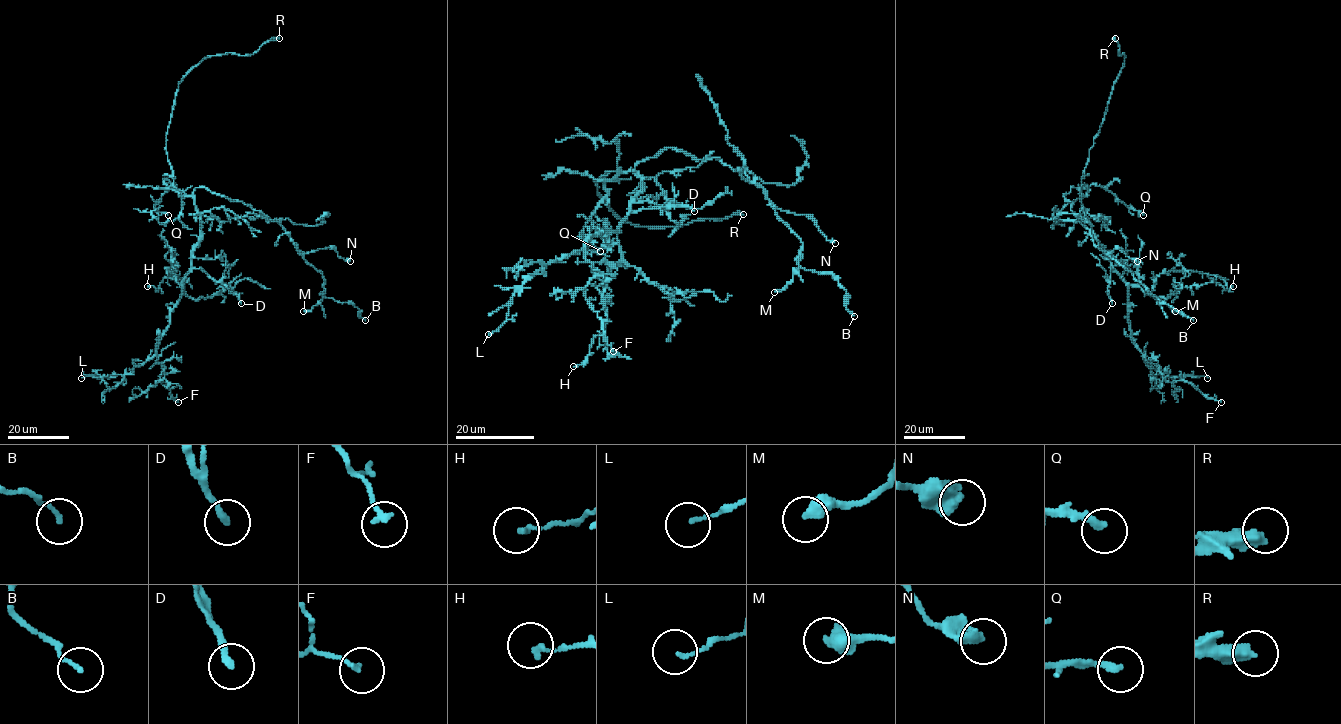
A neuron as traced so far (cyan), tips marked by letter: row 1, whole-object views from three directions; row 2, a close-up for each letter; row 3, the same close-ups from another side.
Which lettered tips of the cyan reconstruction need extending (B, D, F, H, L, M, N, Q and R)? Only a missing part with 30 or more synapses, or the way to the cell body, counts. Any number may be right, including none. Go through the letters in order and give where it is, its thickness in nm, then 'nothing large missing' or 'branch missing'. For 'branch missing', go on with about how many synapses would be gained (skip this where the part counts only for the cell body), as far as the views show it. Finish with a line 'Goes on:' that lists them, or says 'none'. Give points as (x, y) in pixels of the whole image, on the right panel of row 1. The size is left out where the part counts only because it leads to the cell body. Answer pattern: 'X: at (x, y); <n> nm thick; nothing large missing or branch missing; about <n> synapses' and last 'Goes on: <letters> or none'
B: at (1193, 320); 130 nm thick; nothing large missing
D: at (1112, 303); 220 nm thick; nothing large missing
F: at (1221, 402); 170 nm thick; nothing large missing
H: at (1233, 286); 160 nm thick; nothing large missing
L: at (1207, 378); 110 nm thick; nothing large missing
M: at (1175, 311); 500 nm thick; nothing large missing
N: at (1137, 261); 500 nm thick; nothing large missing
Q: at (1143, 215); 240 nm thick; nothing large missing
R: at (1115, 38); 440 nm thick; branch missing
Goes on: R

